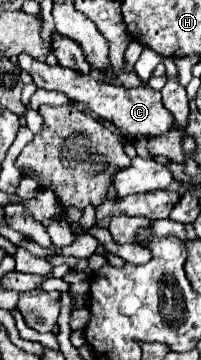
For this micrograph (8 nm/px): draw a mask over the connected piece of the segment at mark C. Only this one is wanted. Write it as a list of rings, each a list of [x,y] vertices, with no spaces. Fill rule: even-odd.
[[[20,54],[18,63],[22,70],[30,72],[30,76],[34,78],[34,84],[38,88],[46,88],[46,90],[58,90],[64,92],[66,96],[70,96],[70,100],[76,102],[86,102],[90,104],[92,112],[108,122],[112,122],[118,130],[124,130],[130,136],[160,136],[164,132],[168,132],[174,124],[174,120],[170,118],[170,112],[166,112],[166,108],[162,108],[162,96],[160,92],[152,90],[150,86],[138,86],[138,88],[122,88],[116,82],[106,82],[96,78],[94,74],[80,74],[76,70],[68,70],[62,66],[48,66],[46,62],[38,62],[34,58],[30,58],[28,54]]]

